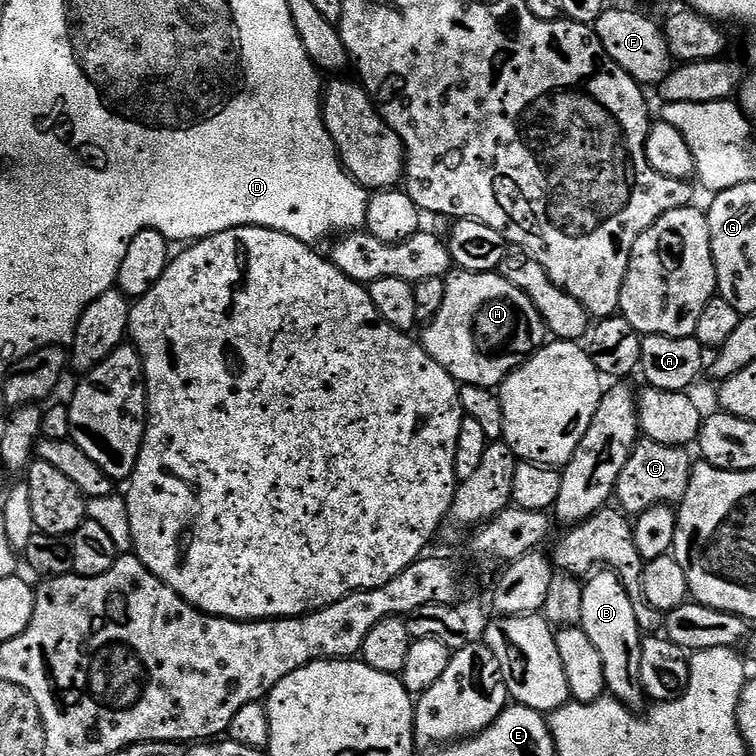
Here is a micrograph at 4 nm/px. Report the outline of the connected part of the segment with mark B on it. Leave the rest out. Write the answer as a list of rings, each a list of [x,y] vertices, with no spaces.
[[[600,570],[587,577],[582,594],[582,618],[578,627],[584,631],[586,638],[590,638],[590,642],[594,642],[594,650],[598,650],[602,658],[605,689],[626,707],[643,709],[646,697],[642,686],[642,633],[638,618],[634,618],[630,594],[626,594],[615,572]]]

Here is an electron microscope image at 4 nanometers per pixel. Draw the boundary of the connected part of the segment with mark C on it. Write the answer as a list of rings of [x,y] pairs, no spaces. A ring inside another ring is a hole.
[[[647,438],[641,439],[632,449],[626,466],[622,466],[622,474],[618,474],[614,500],[619,511],[635,518],[655,504],[679,505],[686,494],[694,463],[693,457],[688,457],[688,451],[687,447],[675,448]]]

